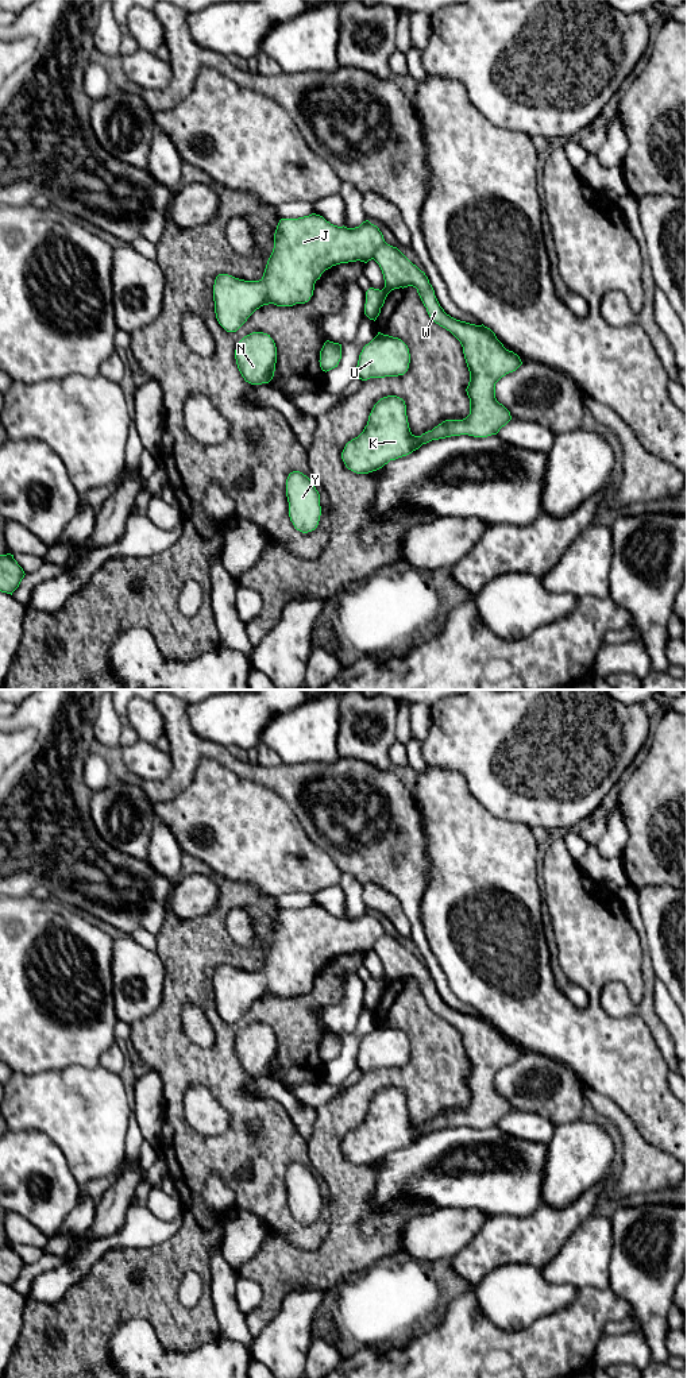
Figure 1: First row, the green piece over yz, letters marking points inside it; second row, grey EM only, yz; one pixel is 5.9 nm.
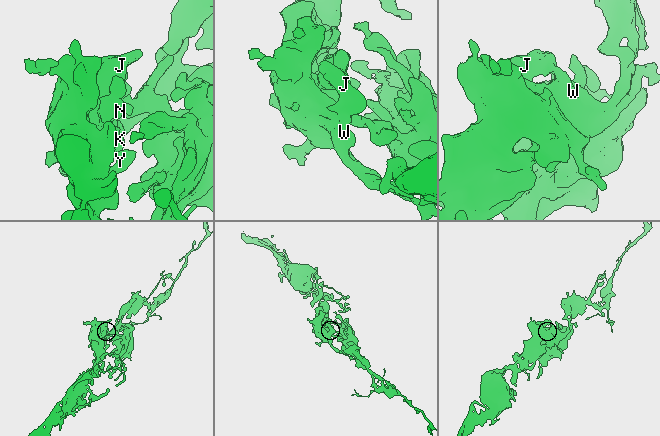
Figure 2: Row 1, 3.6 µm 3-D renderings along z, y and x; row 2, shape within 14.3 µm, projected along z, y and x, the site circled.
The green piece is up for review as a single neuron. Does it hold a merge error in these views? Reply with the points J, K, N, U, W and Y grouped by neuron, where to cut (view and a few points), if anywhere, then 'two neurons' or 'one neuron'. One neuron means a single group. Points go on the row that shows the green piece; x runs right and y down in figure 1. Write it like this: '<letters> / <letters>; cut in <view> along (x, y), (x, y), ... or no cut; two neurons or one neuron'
J K N U W Y; no cut; one neuron

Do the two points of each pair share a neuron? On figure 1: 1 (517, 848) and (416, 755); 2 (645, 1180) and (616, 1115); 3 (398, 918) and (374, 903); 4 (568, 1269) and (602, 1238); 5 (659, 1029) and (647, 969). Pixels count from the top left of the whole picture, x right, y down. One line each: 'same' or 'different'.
1: different
2: same
3: same
4: same
5: same

